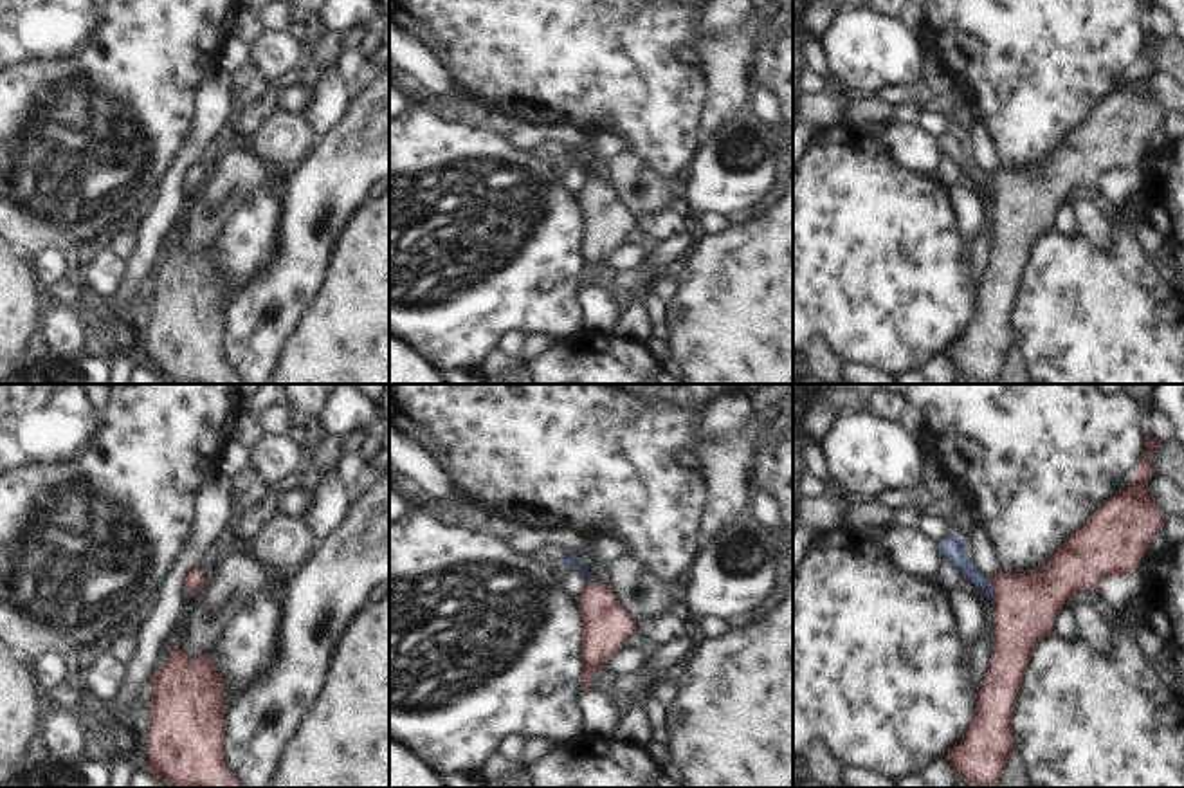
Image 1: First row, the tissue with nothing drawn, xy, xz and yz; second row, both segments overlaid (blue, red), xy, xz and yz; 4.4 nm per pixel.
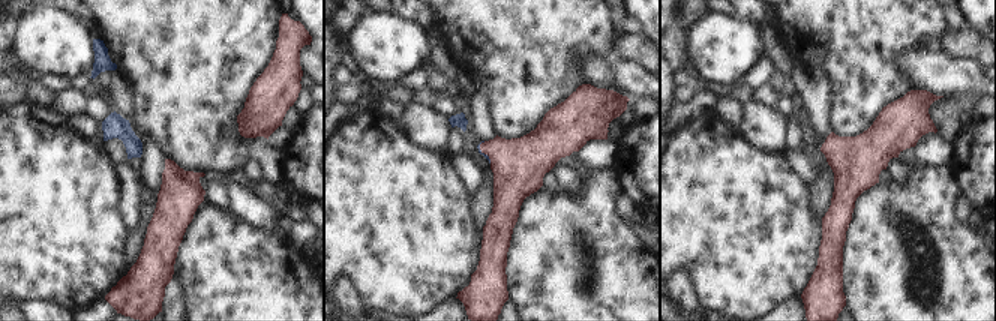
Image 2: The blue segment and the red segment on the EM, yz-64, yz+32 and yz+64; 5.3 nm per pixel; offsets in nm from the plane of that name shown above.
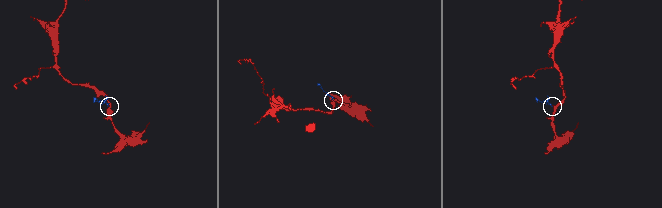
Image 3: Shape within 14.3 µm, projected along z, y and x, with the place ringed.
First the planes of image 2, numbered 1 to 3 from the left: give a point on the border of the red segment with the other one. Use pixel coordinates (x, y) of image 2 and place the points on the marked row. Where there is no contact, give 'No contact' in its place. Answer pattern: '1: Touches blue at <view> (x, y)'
1: No contact
2: Touches blue at yz+32 (483, 153)
3: No contact.

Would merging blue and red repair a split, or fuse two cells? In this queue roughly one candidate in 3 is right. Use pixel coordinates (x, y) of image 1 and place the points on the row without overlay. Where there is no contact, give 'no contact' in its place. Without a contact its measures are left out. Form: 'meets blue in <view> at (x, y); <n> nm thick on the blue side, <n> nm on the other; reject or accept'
meets blue in yz at (992, 186); 110 nm thick on the blue side, 280 nm on the other; accept

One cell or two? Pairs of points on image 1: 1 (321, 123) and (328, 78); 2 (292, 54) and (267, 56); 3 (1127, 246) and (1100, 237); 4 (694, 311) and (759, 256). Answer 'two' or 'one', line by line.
1: one
2: one
3: two
4: one

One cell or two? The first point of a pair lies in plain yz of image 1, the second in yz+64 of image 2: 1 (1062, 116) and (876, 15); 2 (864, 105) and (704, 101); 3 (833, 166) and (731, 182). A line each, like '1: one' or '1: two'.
1: one
2: two
3: one

